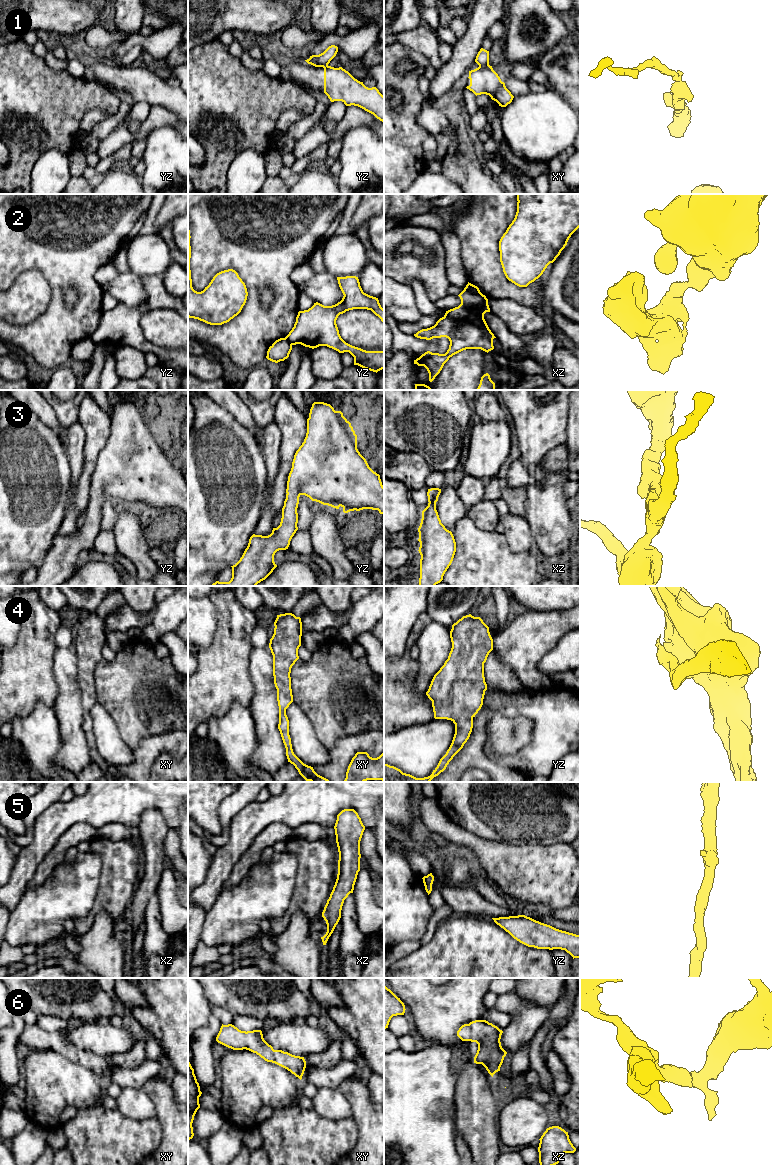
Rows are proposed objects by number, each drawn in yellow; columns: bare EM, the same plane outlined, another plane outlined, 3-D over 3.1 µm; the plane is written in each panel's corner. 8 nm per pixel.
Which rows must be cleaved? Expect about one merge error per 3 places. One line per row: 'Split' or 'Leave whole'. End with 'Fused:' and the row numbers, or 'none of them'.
1: Split
2: Split
3: Leave whole
4: Leave whole
5: Leave whole
6: Leave whole
Fused: 1, 2

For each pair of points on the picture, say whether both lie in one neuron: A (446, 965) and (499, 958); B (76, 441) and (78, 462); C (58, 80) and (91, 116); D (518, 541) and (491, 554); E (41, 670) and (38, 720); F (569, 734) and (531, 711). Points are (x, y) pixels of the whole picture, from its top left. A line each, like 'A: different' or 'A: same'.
A: same
B: same
C: different
D: different
E: different
F: same

